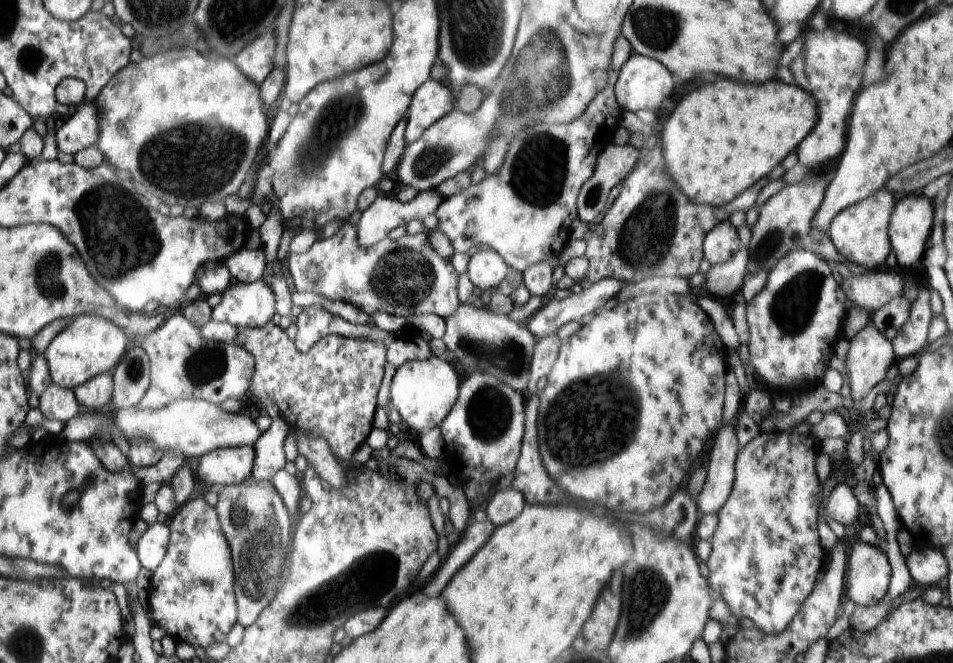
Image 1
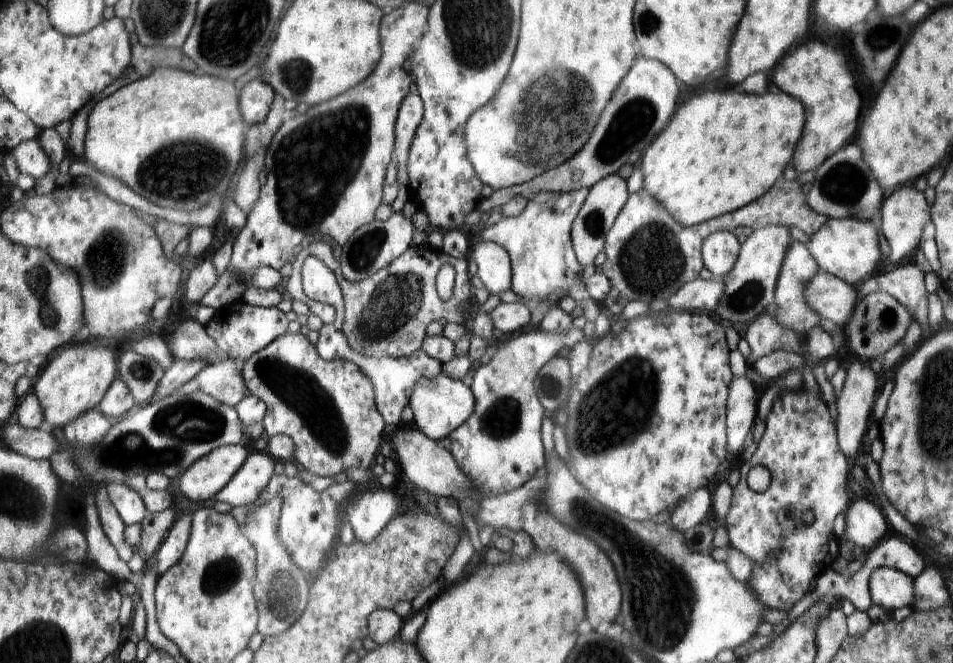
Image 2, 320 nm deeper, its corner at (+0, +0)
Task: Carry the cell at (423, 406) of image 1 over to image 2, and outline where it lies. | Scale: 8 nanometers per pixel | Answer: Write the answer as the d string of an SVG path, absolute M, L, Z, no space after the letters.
M443 372L436 378L423 378L417 382L410 397L410 408L414 413L413 425L437 441L446 438L458 426L464 425L469 420L476 408L476 396L473 394L472 387L446 376Z

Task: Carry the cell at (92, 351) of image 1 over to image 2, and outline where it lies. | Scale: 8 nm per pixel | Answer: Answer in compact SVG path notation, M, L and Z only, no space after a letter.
M69 344L41 361L40 373L34 379L32 392L37 396L44 426L61 431L86 411L96 409L116 378L116 360L108 348L88 344Z

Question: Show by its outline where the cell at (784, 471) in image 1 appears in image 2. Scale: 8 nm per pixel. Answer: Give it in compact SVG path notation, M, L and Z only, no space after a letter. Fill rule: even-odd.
M796 388L793 390L787 390L779 397L775 398L769 415L765 419L764 429L762 431L763 434L758 439L756 452L754 452L753 456L744 462L739 468L739 483L733 488L731 507L729 508L728 514L724 517L723 526L727 530L729 544L736 548L736 550L740 550L742 554L746 554L748 558L751 558L754 561L753 572L746 582L748 582L750 588L757 594L757 597L761 599L762 604L767 609L783 610L788 612L806 593L810 592L810 582L814 579L816 580L817 577L819 577L822 573L825 573L827 570L832 569L834 564L836 564L836 560L838 560L838 556L841 555L839 545L840 537L834 533L833 522L834 518L836 518L838 514L844 514L849 507L848 502L850 502L850 498L848 497L848 490L846 490L846 476L848 476L848 465L851 462L847 460L840 450L837 439L837 424L835 423L835 420L832 419L832 414L830 413L827 400L823 397L821 390L820 393L816 394L808 392L805 389L800 390L800 388ZM758 464L760 464L760 466L764 466L764 468L768 468L771 474L771 483L764 493L752 491L746 482L748 471L753 466L758 466ZM806 510L812 510L812 514L814 514L814 520L812 520L811 524L805 523L802 519L802 514L804 514ZM774 550L778 550L778 552L780 552L776 558L772 558L772 556L770 556Z

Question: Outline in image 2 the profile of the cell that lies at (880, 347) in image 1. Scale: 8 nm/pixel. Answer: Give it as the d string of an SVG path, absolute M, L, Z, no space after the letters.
M857 360L847 369L842 392L836 399L837 406L837 439L842 454L851 463L855 463L858 456L862 454L862 448L868 431L868 420L870 420L870 411L875 406L875 400L878 395L876 386L876 374L870 369L869 362Z

